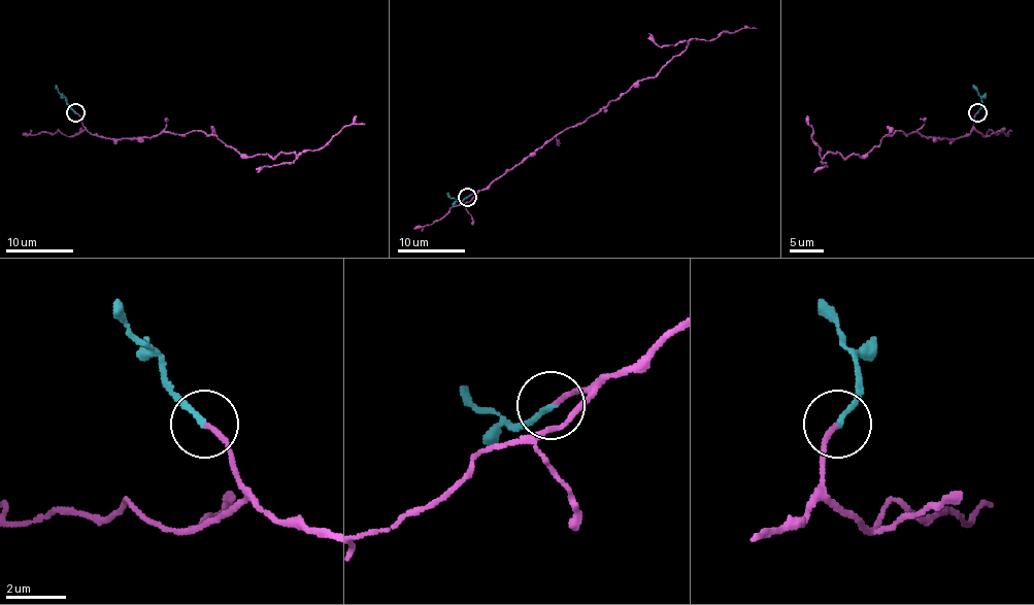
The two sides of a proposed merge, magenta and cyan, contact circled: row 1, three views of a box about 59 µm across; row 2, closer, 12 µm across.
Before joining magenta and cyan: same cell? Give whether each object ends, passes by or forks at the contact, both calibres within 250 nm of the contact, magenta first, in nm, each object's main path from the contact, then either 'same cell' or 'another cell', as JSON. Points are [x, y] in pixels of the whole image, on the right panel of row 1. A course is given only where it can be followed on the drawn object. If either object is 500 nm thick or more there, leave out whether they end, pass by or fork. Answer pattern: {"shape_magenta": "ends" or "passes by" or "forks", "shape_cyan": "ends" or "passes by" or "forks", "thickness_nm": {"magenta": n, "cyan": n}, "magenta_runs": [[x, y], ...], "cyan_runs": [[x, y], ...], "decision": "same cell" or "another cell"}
{"shape_magenta": "ends", "shape_cyan": "ends", "thickness_nm": {"magenta": 160, "cyan": 200}, "magenta_runs": [[976, 112], [973, 129], [957, 139], [896, 131], [862, 156], [843, 158], [837, 153], [822, 158], [808, 124]], "cyan_runs": [[976, 112], [981, 98], [973, 85]], "decision": "same cell"}

